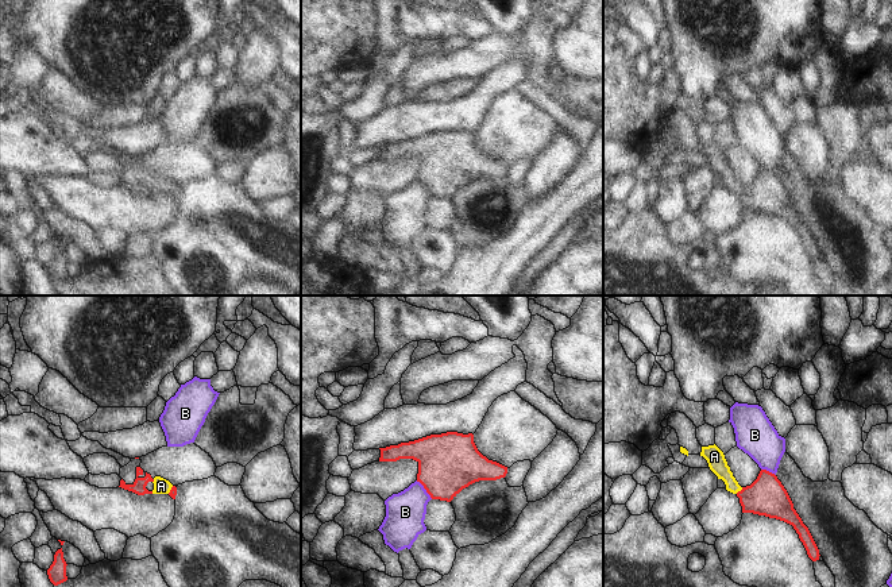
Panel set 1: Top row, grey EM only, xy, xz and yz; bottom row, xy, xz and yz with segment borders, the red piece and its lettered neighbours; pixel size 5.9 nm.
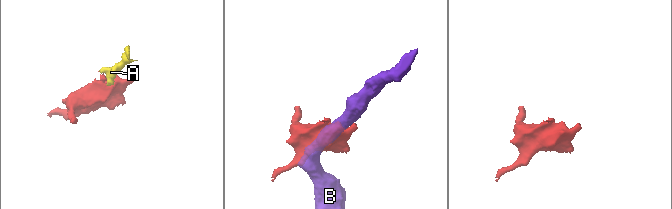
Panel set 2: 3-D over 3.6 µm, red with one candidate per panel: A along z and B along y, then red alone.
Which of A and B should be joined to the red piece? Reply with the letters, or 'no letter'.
A

